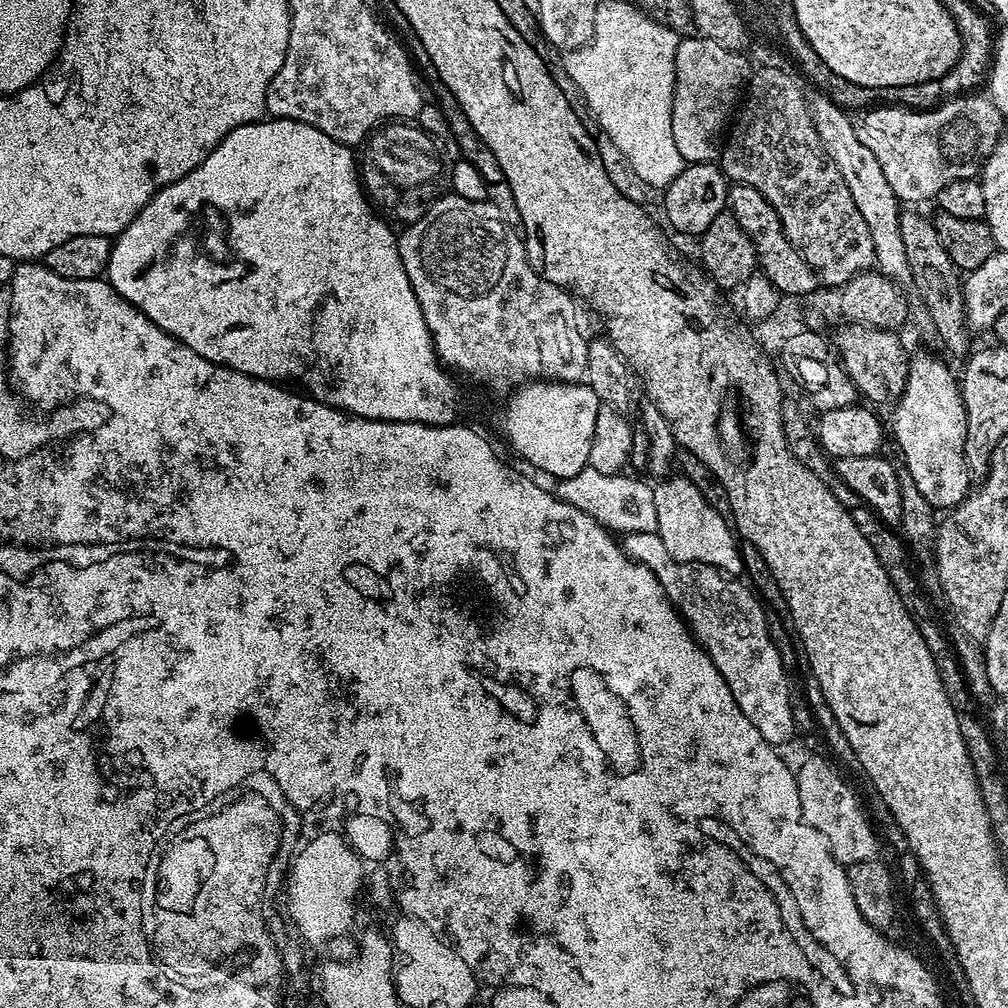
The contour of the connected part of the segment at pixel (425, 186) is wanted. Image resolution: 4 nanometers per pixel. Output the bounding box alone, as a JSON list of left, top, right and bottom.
[358,122,442,223]

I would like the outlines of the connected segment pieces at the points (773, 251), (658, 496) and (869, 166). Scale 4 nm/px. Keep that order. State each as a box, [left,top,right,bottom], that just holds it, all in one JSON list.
[[727,183,818,297],[654,474,740,574],[808,90,912,285]]

